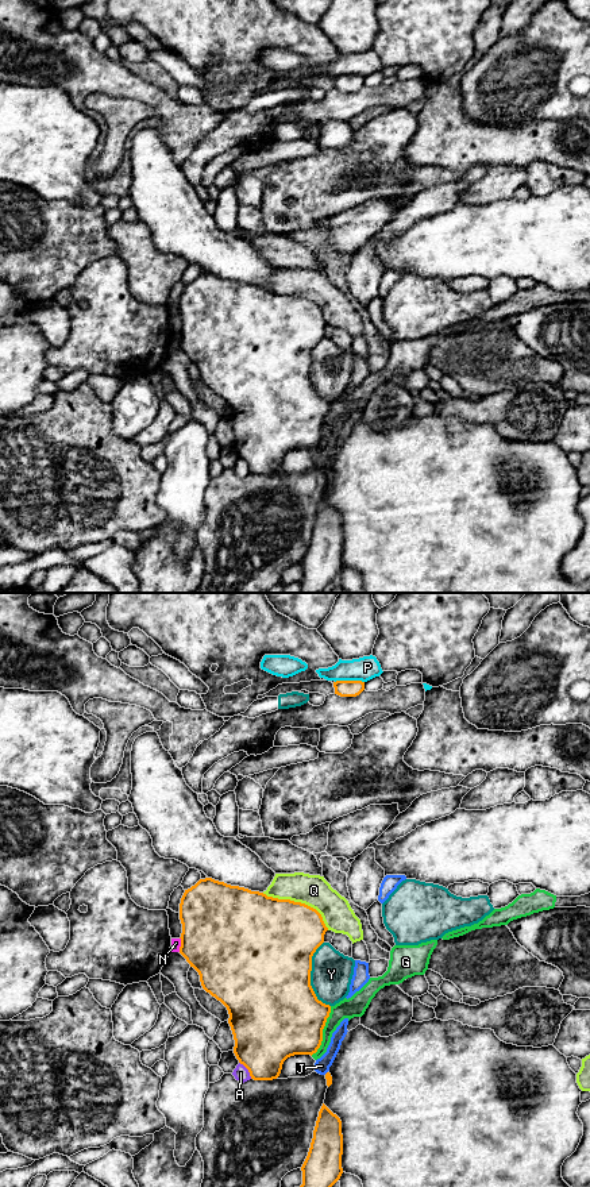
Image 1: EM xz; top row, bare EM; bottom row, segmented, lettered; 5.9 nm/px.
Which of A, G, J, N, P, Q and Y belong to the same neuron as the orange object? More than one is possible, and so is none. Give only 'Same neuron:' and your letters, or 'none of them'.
Same neuron: none of them

